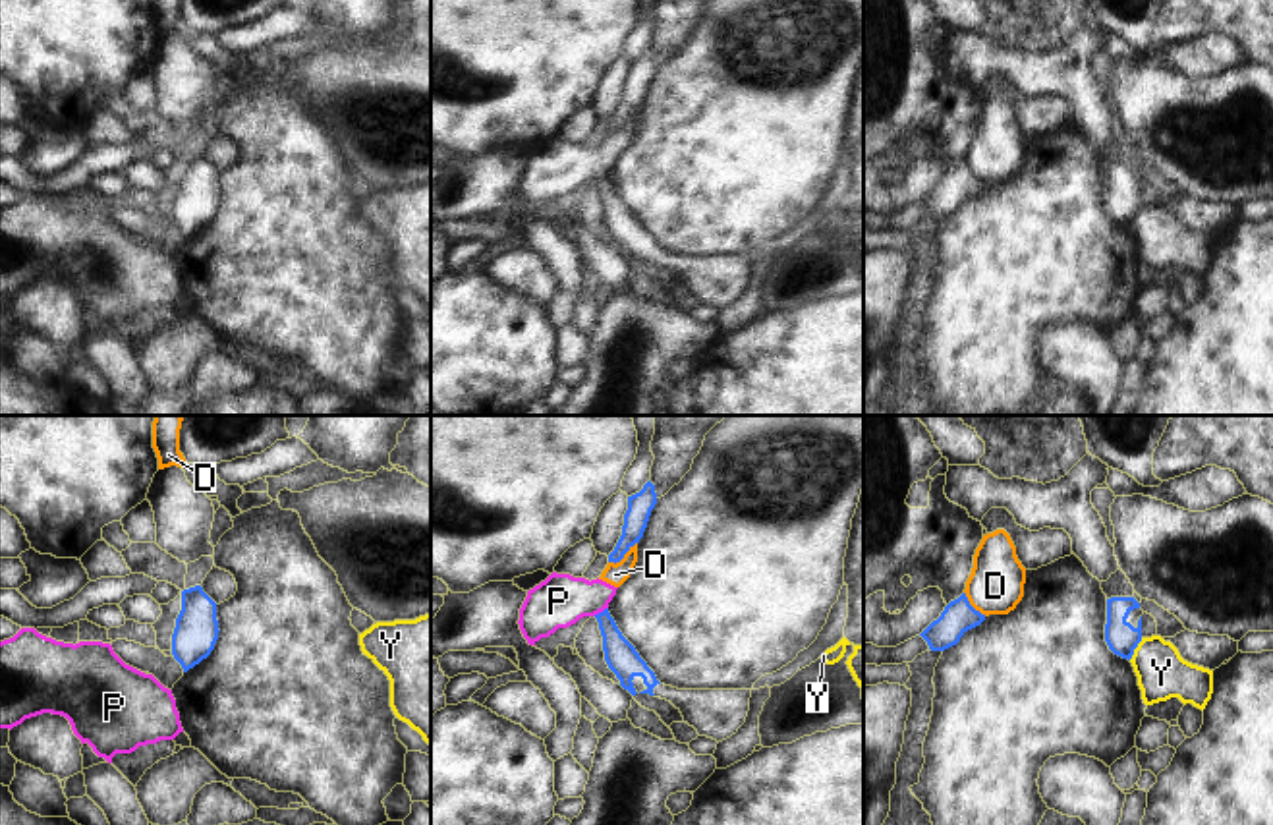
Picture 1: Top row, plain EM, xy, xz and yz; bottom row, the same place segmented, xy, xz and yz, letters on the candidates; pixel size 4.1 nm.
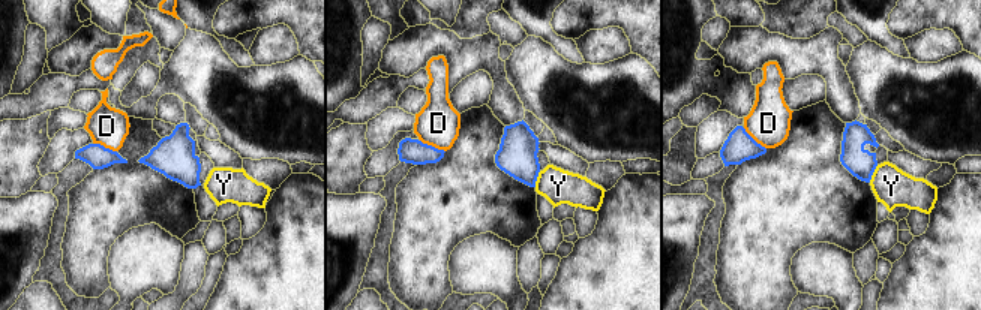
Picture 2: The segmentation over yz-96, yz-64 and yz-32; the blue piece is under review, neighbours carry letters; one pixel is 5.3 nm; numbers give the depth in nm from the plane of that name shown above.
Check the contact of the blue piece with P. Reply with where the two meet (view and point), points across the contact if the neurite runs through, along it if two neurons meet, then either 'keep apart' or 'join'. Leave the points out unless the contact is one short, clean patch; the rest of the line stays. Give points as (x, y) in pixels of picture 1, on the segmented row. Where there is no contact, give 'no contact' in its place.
meets blue in xz at (599, 613); border along xz (607, 607), (594, 615); keep apart

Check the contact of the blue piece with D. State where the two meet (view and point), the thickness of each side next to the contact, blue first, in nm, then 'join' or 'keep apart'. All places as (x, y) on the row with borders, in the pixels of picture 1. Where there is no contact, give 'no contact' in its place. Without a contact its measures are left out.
meets blue in xz at (622, 557); 110 nm thick on the blue side, 90 nm on the other; keep apart

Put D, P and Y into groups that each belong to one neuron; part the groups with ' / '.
D P / Y

